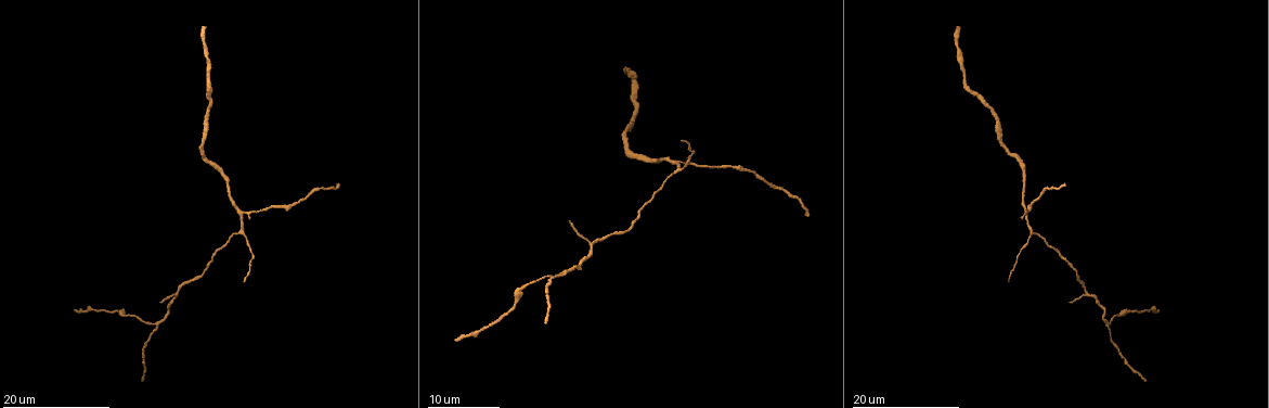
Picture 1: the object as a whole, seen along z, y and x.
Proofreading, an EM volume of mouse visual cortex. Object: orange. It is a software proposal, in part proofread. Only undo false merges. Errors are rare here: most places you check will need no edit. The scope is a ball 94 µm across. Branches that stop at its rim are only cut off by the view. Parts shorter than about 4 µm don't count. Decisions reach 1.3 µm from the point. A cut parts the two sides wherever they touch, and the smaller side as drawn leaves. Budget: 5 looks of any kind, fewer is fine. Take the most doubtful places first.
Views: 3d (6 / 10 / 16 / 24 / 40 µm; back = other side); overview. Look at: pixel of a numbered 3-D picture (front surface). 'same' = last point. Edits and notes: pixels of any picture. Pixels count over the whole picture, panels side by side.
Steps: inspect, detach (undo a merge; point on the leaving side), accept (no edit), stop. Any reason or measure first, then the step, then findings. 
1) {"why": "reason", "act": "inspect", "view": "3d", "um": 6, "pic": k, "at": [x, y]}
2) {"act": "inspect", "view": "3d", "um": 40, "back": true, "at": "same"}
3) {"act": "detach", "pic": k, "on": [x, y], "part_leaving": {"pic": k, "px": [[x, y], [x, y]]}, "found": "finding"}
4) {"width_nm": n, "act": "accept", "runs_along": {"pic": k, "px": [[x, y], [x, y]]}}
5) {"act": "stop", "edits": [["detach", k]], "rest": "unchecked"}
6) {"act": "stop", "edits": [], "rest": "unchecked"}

{"why": "three-way junction", "act": "inspect", "view": "3d", "um": 16, "pic": 1, "at": [677, 169]}

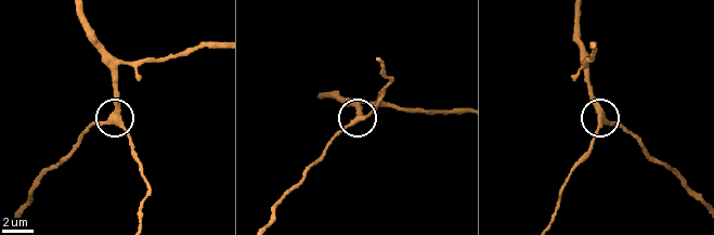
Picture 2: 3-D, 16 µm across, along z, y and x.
{"act": "inspect", "view": "3d", "um": 6, "pic": 2, "at": [364, 117]}

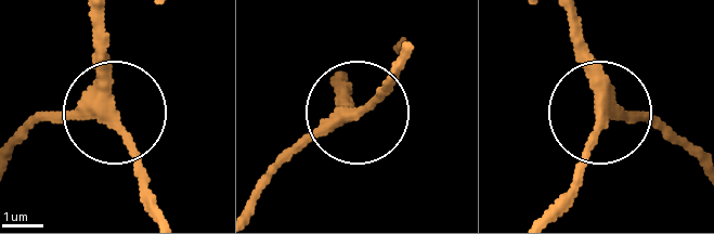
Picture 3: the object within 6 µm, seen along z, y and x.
{"why": "other side", "act": "inspect", "view": "3d", "um": 6, "back": true, "pic": 3, "at": [603, 114]}

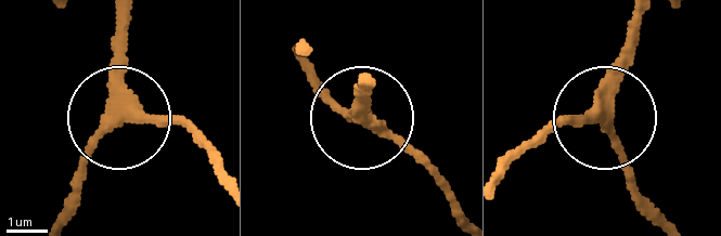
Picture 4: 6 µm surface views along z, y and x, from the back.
{"arms": 3, "act": "accept", "runs_along": {"pic": 4, "px": [[425, 167], [308, 80]]}, "found": "all the same cell"}

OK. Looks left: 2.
{"why": "three arms meet", "act": "inspect", "view": "3d", "um": 24, "pic": 1, "at": [174, 293]}

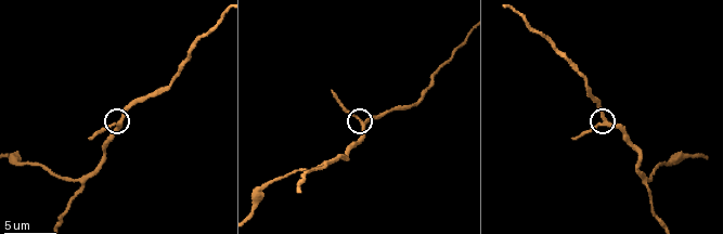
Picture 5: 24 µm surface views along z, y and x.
{"why": "zoom in", "act": "inspect", "view": "3d", "um": 10, "pic": 5, "at": [363, 122]}

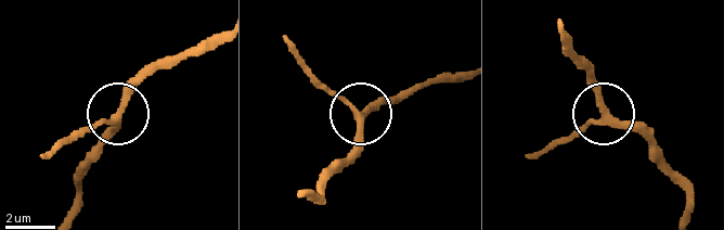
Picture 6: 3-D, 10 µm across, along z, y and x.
{"width_nm": 260, "act": "accept", "runs_along": {"pic": 6, "px": [[218, 34], [163, 61], [113, 116], [65, 139]]}, "found": "one cell here"}

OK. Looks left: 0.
{"act": "stop", "edits": [], "rest": "unchecked"}

